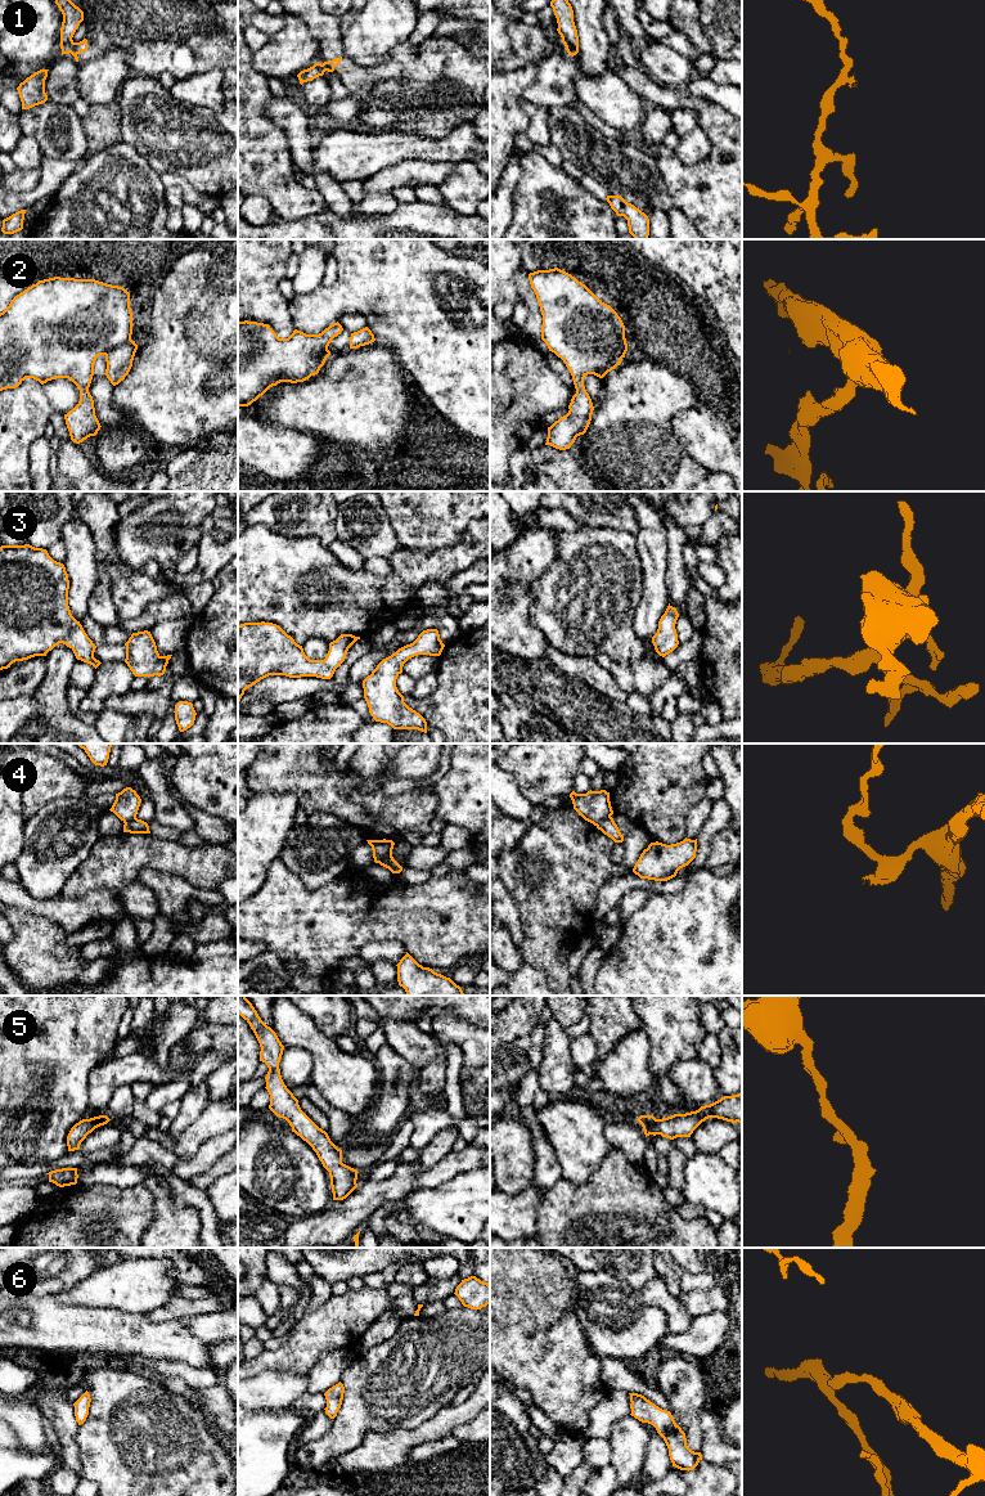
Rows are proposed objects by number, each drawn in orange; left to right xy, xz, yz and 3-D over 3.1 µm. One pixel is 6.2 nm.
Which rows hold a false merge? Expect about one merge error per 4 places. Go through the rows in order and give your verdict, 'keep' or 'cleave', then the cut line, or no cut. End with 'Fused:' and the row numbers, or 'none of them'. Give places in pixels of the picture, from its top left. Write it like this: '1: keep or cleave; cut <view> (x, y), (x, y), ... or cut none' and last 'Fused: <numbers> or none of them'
1: cleave; cut xy (73, 43), (70, 52)
2: keep; cut none
3: keep; cut none
4: cleave; cut yz (610, 816), (603, 818), (597, 826)
5: keep; cut none
6: keep; cut none
Fused: 1, 4

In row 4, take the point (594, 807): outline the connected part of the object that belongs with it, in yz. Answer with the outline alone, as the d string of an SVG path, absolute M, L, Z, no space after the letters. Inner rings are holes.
M590 790L586 794L576 794L572 791L570 798L572 800L574 809L579 813L579 816L594 826L598 826L601 821L613 814L610 792L606 790Z

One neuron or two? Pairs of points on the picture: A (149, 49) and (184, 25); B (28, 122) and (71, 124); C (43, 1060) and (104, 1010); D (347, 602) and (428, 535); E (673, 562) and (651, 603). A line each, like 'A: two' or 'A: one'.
A: one
B: one
C: one
D: two
E: two

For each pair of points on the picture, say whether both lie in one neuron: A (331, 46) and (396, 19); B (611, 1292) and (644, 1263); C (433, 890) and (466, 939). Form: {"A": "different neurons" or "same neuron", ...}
{"A": "different neurons", "B": "different neurons", "C": "same neuron"}

